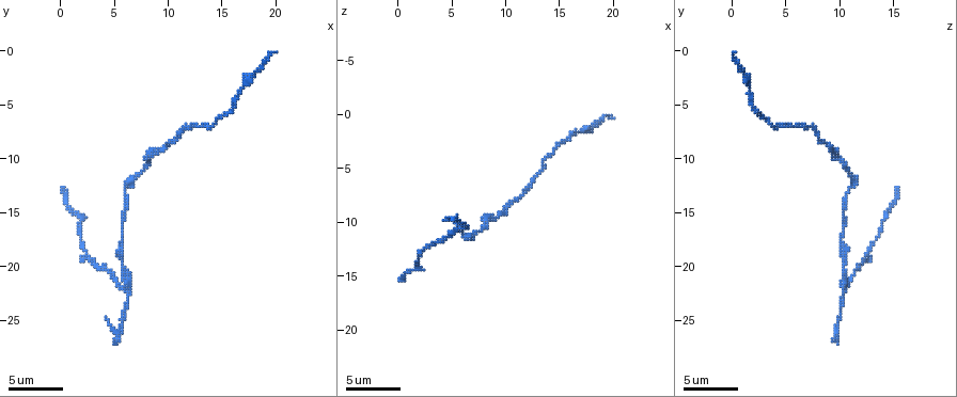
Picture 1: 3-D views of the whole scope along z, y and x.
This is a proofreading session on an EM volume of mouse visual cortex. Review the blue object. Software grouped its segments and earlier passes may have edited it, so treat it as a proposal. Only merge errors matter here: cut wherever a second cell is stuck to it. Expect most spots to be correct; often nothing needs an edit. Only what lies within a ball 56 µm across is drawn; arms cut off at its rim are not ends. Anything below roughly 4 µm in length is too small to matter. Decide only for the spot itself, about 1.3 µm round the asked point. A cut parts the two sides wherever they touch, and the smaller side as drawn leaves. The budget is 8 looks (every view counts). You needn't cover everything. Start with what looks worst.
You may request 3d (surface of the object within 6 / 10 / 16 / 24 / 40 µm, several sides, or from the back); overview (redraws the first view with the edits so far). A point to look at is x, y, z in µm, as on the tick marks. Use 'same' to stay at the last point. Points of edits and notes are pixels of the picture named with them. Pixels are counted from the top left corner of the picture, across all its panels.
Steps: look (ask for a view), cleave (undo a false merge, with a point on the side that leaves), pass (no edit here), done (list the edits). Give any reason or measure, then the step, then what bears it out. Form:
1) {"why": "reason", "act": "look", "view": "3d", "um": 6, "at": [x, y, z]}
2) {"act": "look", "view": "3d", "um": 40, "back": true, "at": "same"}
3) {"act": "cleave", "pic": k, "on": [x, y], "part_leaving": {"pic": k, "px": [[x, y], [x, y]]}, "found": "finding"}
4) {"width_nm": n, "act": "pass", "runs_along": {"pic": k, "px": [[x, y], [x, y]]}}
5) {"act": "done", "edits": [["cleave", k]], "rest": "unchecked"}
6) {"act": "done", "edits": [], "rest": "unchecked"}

{"why": "three-way junction", "act": "look", "view": "3d", "um": 6, "at": [5.6, 25.6, 10.0]}

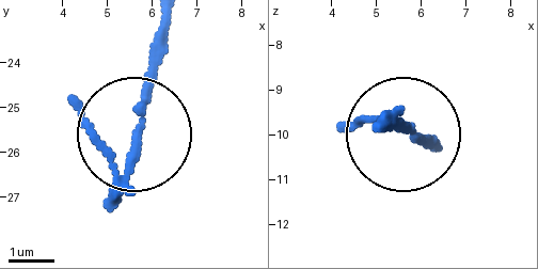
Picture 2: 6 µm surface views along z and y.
{"act": "look", "view": "3d", "um": 6, "back": true, "at": [5.70, 25.55, 9.80]}

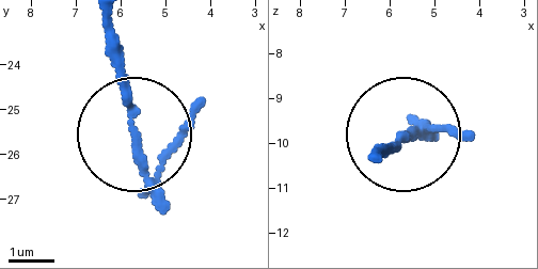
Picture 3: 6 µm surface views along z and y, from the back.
{"act": "pass", "runs_along": {"pic": 3, "px": [[377, 159], [434, 125], [465, 137]]}, "found": "all the same cell"}

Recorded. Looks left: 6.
{"why": "narrows sharply", "act": "look", "view": "3d", "um": 6, "at": [6.0, 19.8, 10.4]}

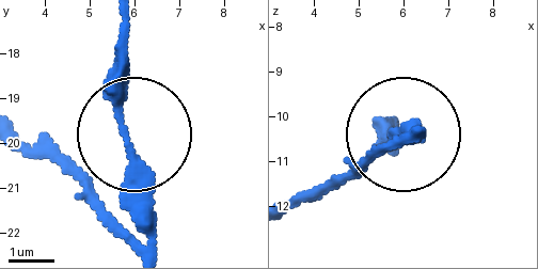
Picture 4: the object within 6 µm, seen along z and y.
{"act": "pass", "runs_along": {"pic": 4, "px": [[123, 21], [123, 193], [135, 247]]}, "found": "continuous, no second cell"}

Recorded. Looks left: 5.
{"why": "small branch off a trunk", "act": "look", "view": "3d", "um": 6, "at": [2.2, 18.4, 12.8]}

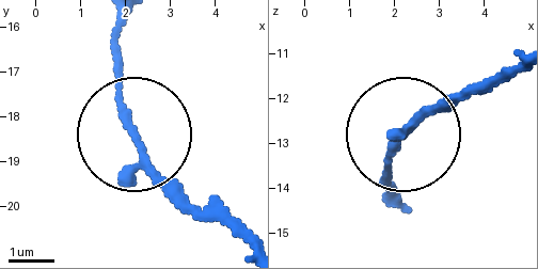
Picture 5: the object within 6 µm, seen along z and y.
{"act": "pass", "runs_along": {"pic": 5, "px": [[248, 244], [141, 141], [122, 83], [122, 27]]}, "found": "continuous, no second cell"}

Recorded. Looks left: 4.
{"why": "sudden change in width", "act": "look", "view": "3d", "um": 6, "at": [9.4, 9.4, 9.4]}

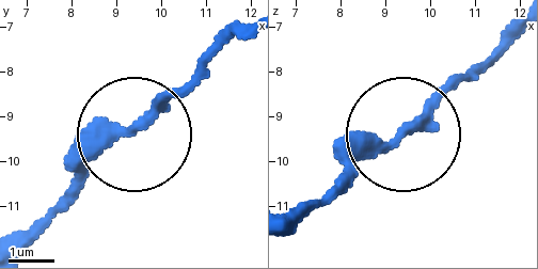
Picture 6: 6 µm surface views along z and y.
{"act": "pass", "runs_along": {"pic": 6, "px": [[20, 242], [196, 66]]}, "found": "continuous, no second cell"}

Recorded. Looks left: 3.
{"act": "done", "edits": [], "rest": "unchecked"}

